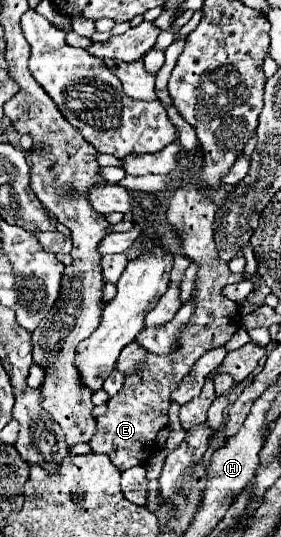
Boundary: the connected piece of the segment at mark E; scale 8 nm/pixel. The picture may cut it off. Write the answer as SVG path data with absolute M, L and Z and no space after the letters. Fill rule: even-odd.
M183 180L169 200L167 222L181 234L183 254L199 264L193 300L197 304L187 328L183 330L183 338L179 342L179 350L169 356L153 356L149 354L141 366L141 372L127 376L121 392L117 392L109 402L109 410L97 418L97 434L91 438L91 448L97 454L107 454L111 462L123 472L127 468L145 464L147 458L155 452L155 436L161 428L169 424L169 406L171 392L183 382L187 372L191 372L195 360L203 356L211 348L225 346L225 342L239 330L241 314L239 306L229 298L221 296L221 288L233 282L241 282L243 276L231 274L227 264L223 264L217 256L213 242L213 224L215 224L217 206L205 196L201 184L193 184Z

